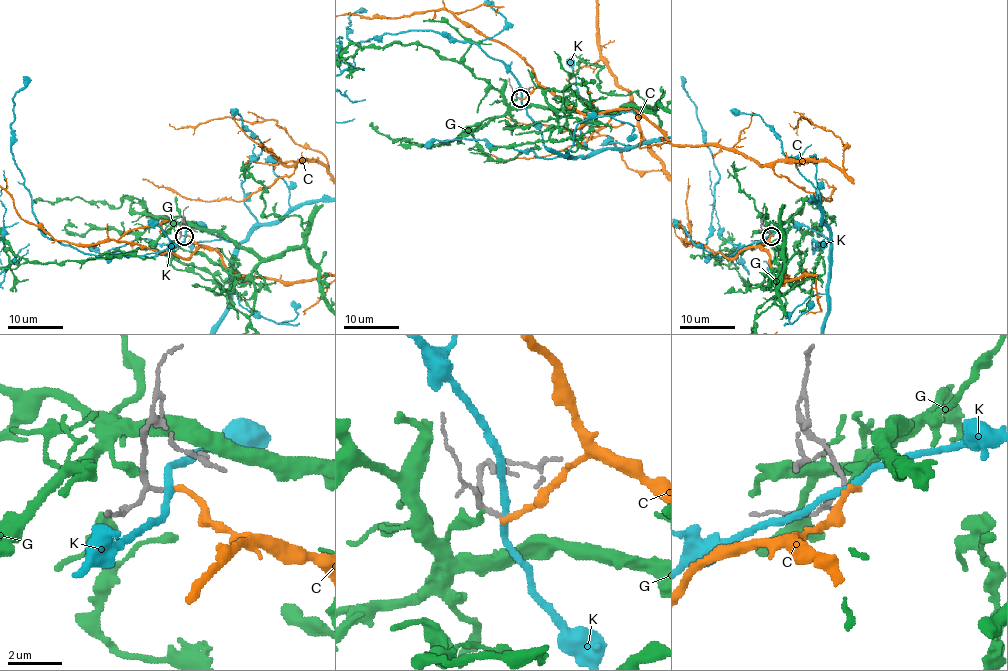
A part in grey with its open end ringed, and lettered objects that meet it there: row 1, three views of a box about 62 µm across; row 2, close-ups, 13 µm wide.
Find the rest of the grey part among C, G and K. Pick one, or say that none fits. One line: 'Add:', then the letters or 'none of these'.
Add: C

